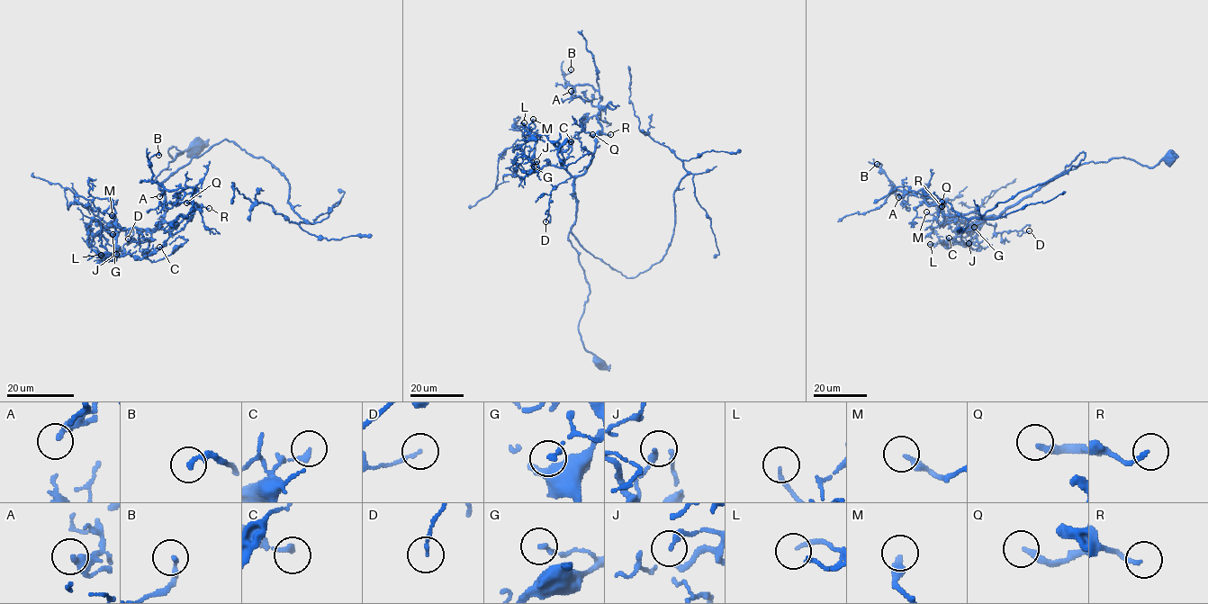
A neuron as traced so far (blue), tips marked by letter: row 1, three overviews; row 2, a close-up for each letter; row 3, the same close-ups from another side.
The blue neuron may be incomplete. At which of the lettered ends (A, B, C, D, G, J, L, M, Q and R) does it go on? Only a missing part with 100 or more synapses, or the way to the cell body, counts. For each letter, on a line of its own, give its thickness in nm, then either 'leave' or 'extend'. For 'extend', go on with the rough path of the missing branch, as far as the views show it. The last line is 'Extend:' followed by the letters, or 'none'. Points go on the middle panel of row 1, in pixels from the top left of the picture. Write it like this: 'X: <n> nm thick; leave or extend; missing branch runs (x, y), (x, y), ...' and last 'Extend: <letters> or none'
A: 240 nm thick; leave
B: 190 nm thick; leave
C: 220 nm thick; leave
D: 140 nm thick; leave
G: 200 nm thick; leave
J: 190 nm thick; leave
L: 160 nm thick; leave
M: 320 nm thick; leave
Q: 260 nm thick; extend; missing branch runs (592, 134), (586, 130), (573, 132), (572, 126), (555, 109), (534, 104)
R: 160 nm thick; leave
Extend: Q

